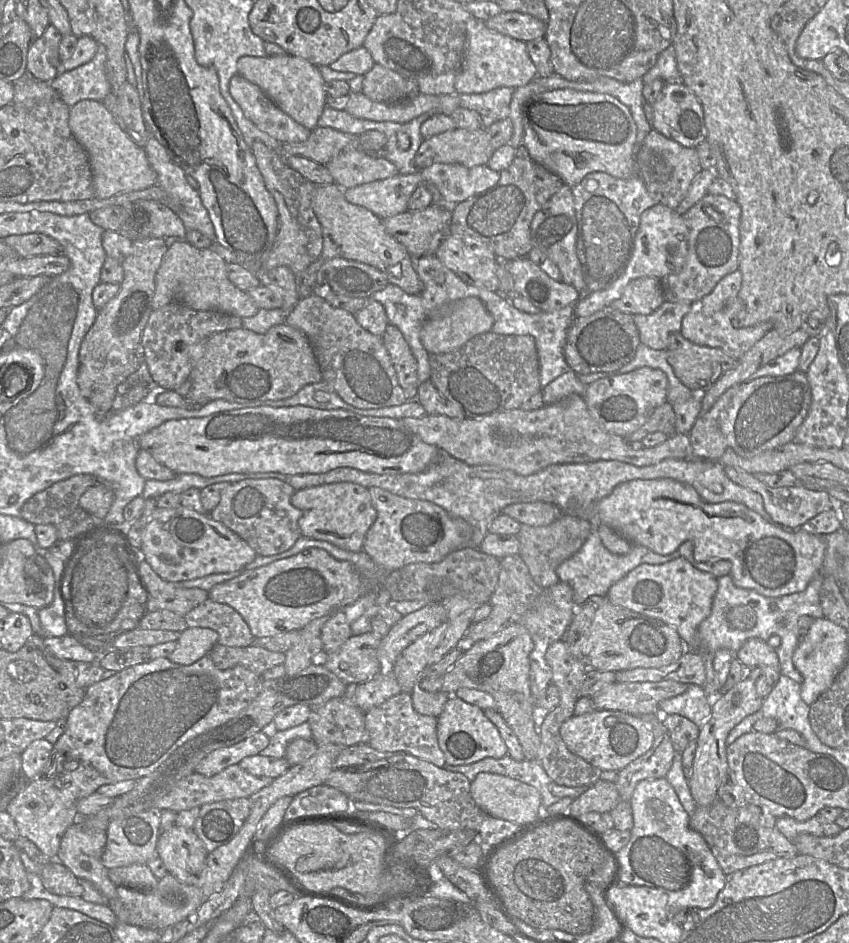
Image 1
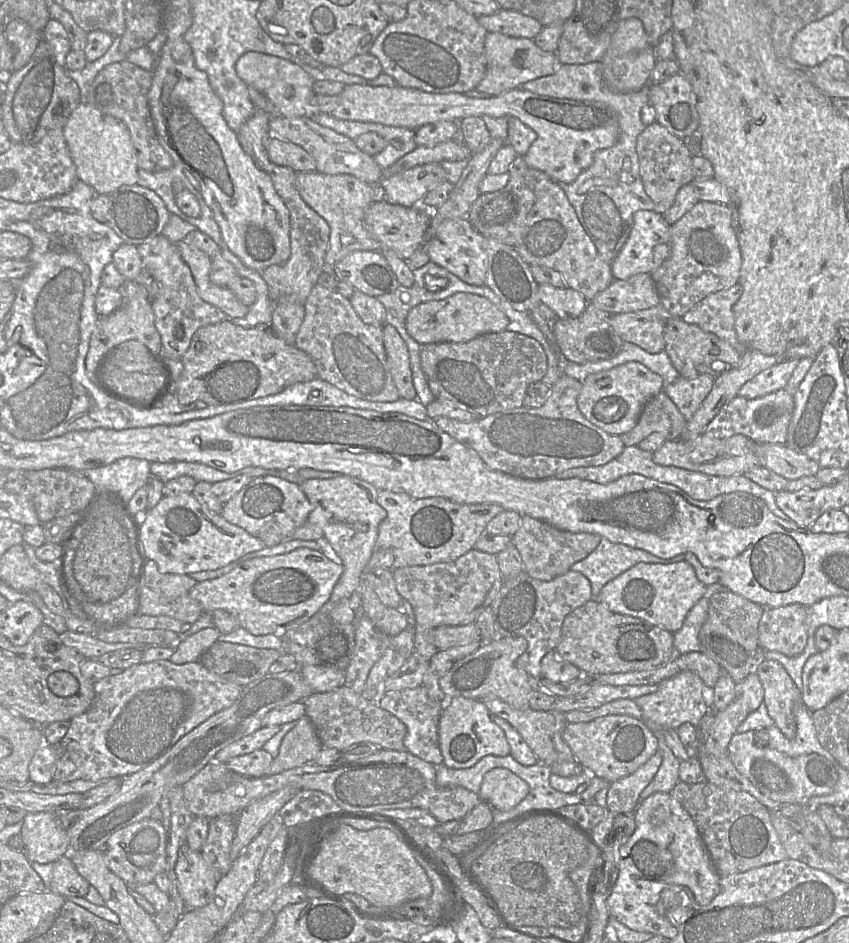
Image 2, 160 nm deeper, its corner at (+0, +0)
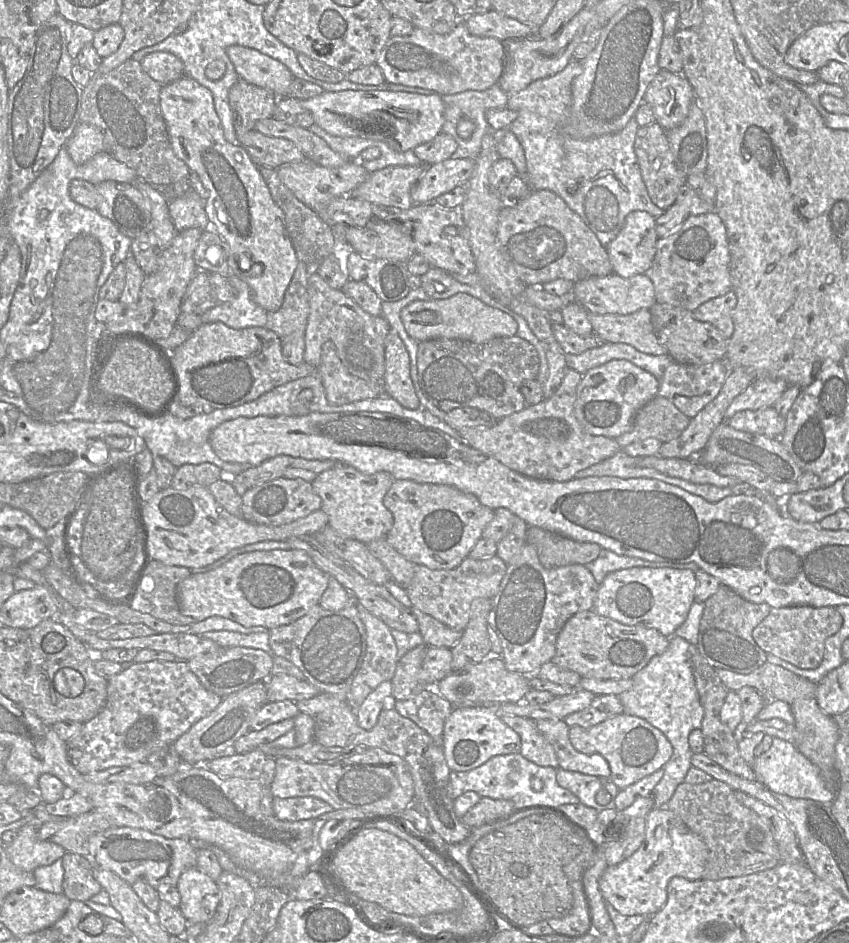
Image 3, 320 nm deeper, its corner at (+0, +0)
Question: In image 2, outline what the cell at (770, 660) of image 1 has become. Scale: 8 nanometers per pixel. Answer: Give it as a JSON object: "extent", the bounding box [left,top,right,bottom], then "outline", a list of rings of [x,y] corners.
{"extent":[753,659,801,739],"outline":[[[763,659],[753,671],[763,685],[763,703],[769,716],[788,739],[793,739],[797,731],[793,706],[801,700],[801,689],[775,660]]]}

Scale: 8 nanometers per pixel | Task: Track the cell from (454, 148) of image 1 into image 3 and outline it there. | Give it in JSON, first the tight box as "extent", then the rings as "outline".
{"extent":[349,165,427,209],"outline":[[[427,165],[388,166],[371,172],[349,195],[376,205],[409,209],[413,206],[411,190],[424,174]]]}

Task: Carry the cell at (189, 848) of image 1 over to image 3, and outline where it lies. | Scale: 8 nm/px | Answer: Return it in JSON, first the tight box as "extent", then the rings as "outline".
{"extent":[177,866,221,923],"outline":[[[197,866],[186,869],[177,883],[181,901],[179,910],[188,923],[208,923],[221,900],[221,892],[208,875]]]}

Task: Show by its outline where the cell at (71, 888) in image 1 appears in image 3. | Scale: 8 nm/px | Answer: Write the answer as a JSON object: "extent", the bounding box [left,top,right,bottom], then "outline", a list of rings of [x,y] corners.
{"extent":[62,852,102,902],"outline":[[[66,852],[62,863],[63,893],[70,900],[85,902],[102,890],[100,883],[93,876],[96,865],[89,856]]]}

